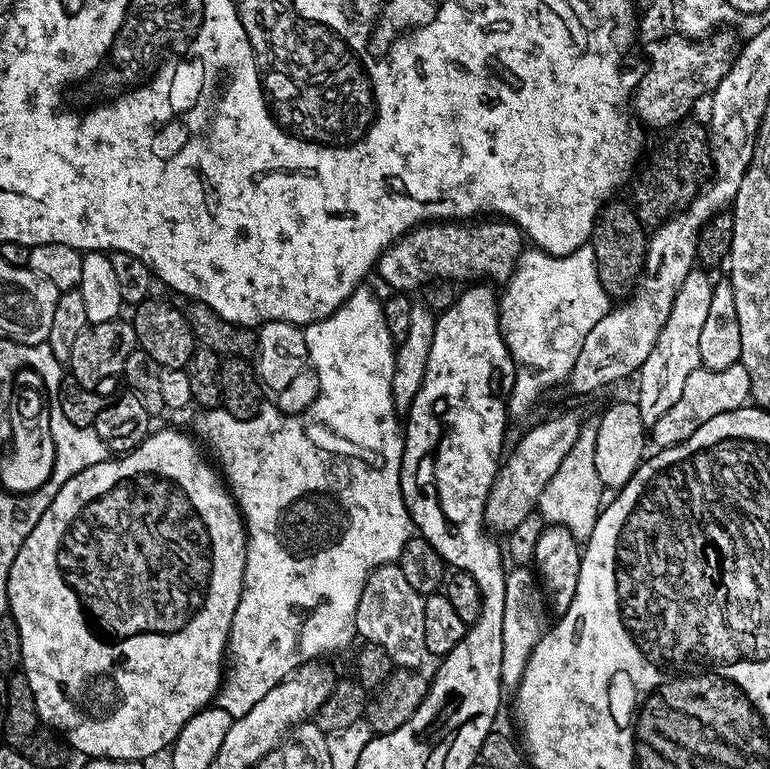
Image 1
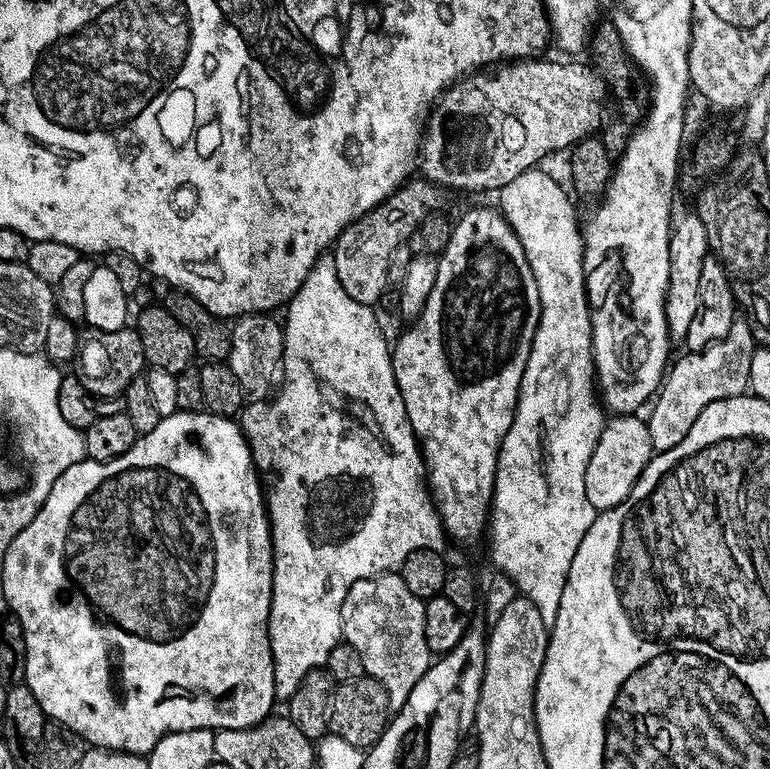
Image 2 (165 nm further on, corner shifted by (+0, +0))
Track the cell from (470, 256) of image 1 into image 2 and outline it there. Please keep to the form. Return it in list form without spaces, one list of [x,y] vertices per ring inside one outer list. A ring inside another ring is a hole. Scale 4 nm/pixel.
[[[412,178],[403,186],[387,196],[372,212],[363,218],[357,218],[340,232],[339,238],[331,249],[334,258],[334,270],[338,274],[338,282],[342,282],[342,290],[354,298],[354,302],[362,302],[369,306],[381,303],[382,297],[389,287],[388,267],[390,258],[399,244],[405,243],[412,231],[423,221],[429,219],[444,204],[445,189],[423,178]]]

